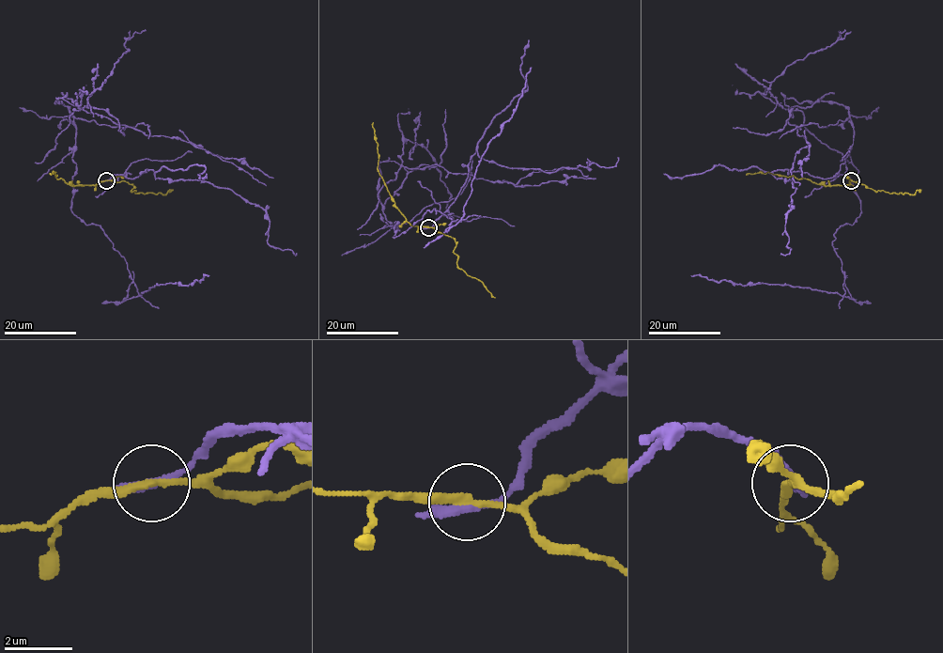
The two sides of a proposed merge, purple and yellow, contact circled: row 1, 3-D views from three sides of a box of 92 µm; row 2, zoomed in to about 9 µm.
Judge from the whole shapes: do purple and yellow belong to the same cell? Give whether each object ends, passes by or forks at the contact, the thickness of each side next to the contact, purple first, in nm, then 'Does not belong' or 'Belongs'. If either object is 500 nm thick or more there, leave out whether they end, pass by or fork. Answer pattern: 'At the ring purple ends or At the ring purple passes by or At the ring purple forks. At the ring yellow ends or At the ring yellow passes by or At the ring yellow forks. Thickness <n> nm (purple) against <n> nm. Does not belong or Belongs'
At the ring purple passes by. At the ring yellow passes by. Thickness 240 nm (purple) against 190 nm. Does not belong

